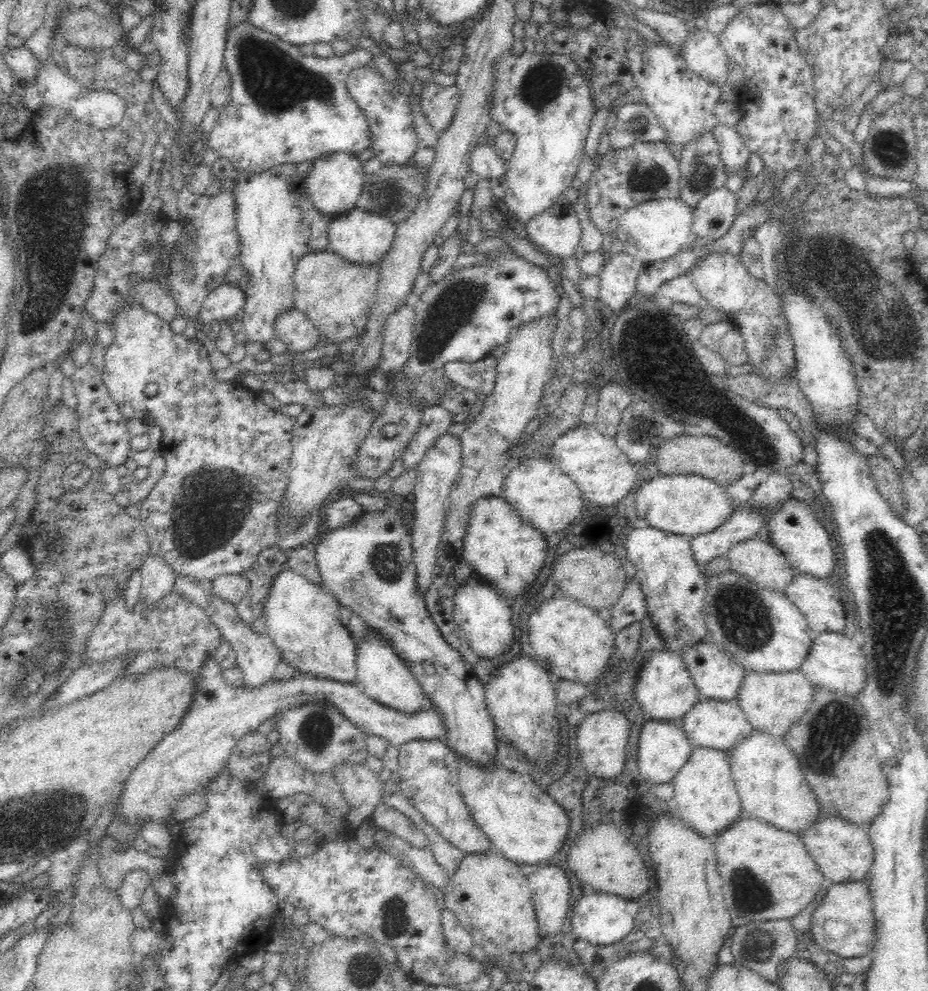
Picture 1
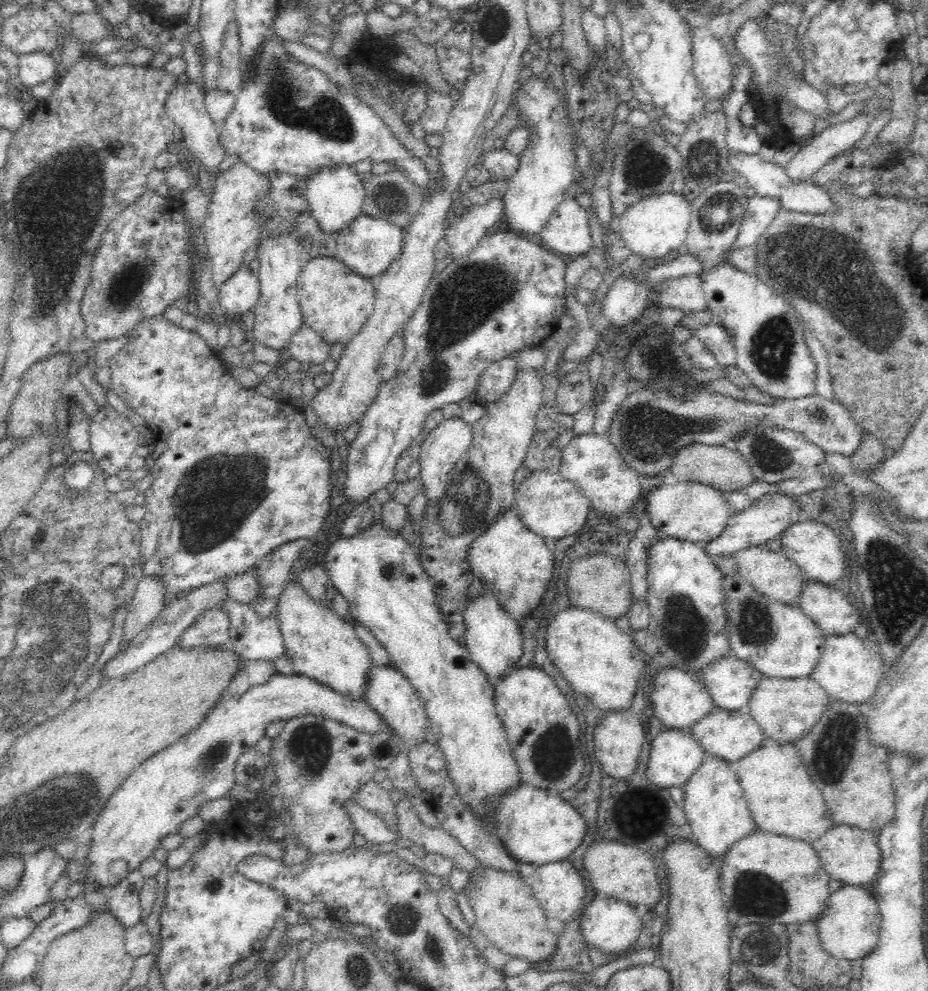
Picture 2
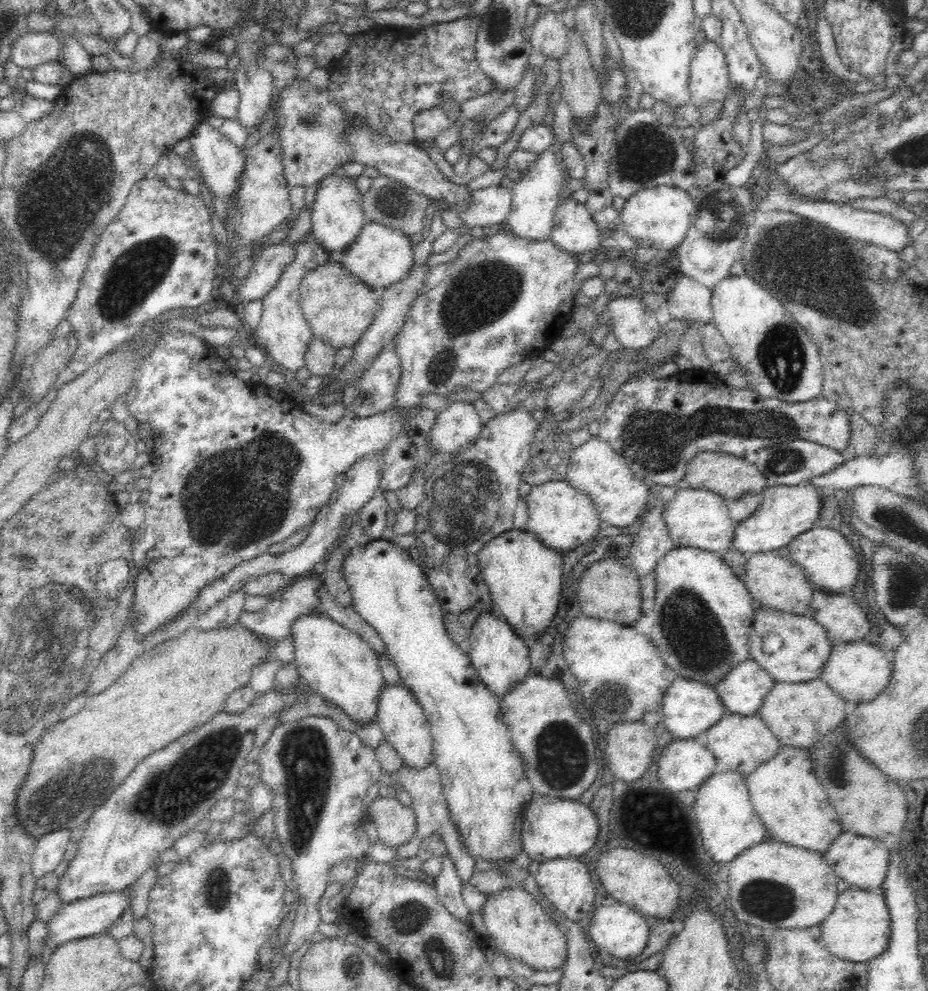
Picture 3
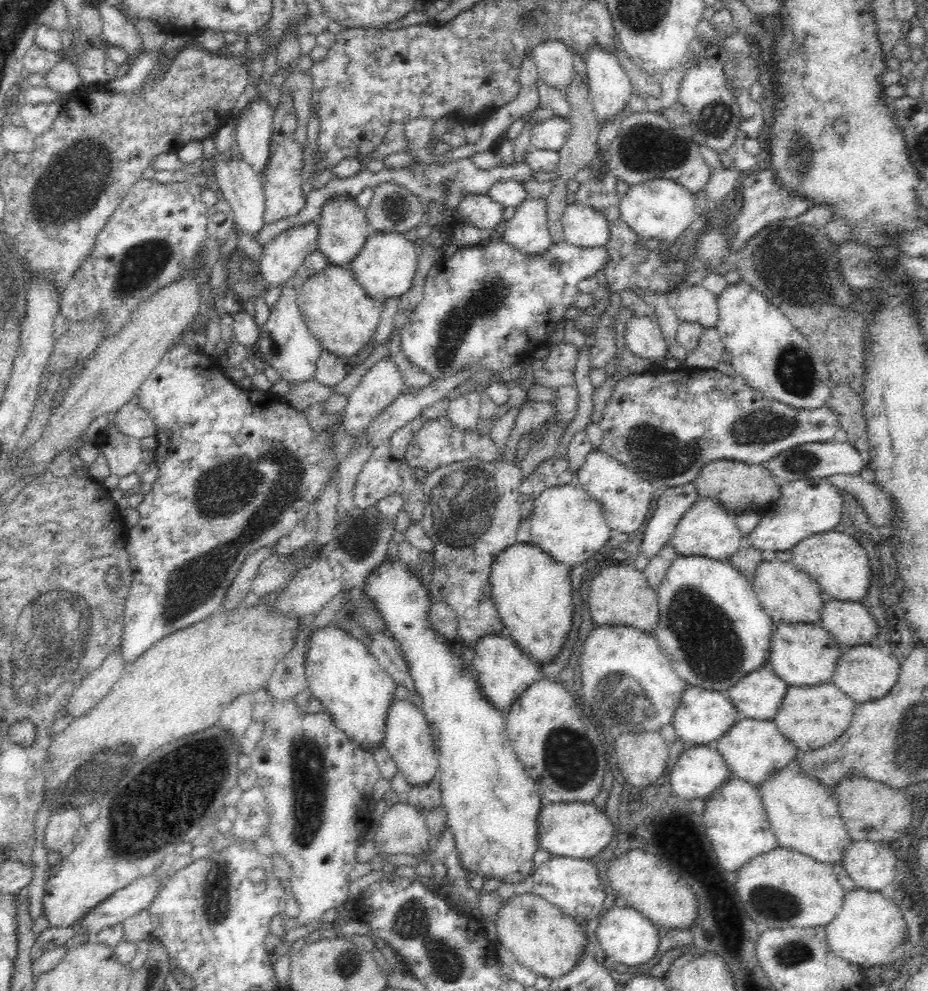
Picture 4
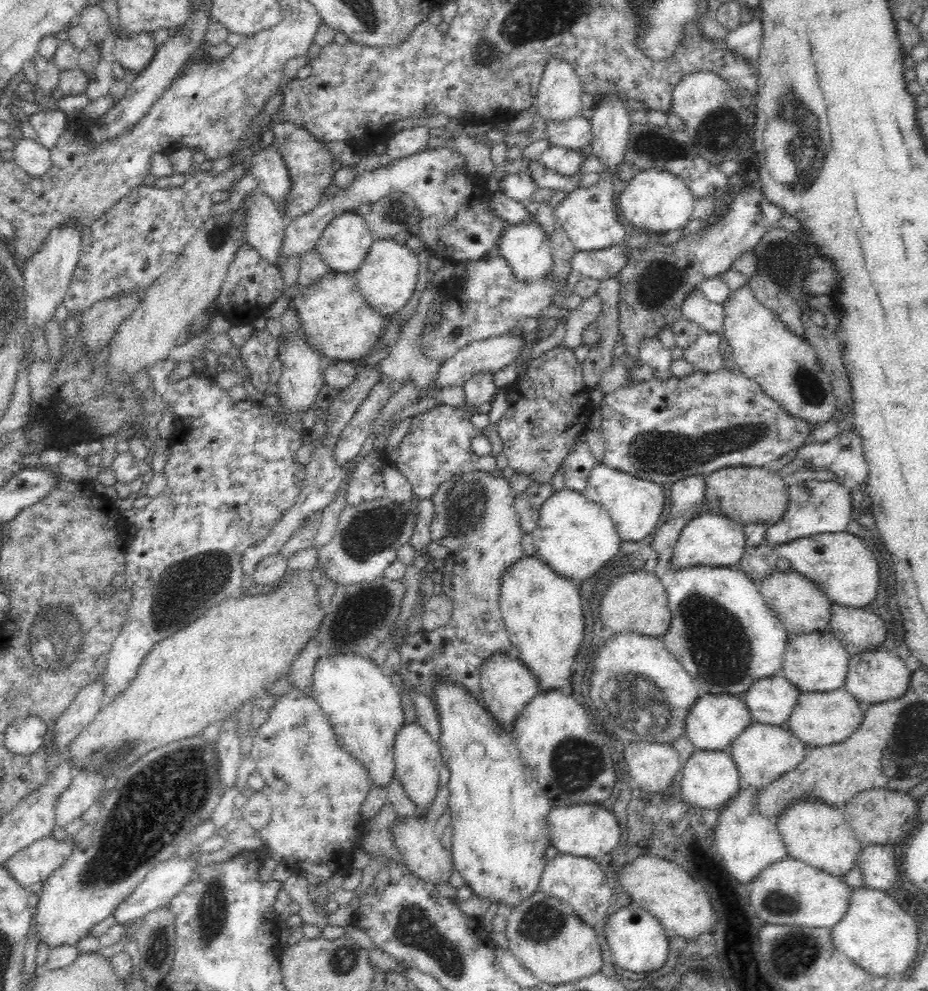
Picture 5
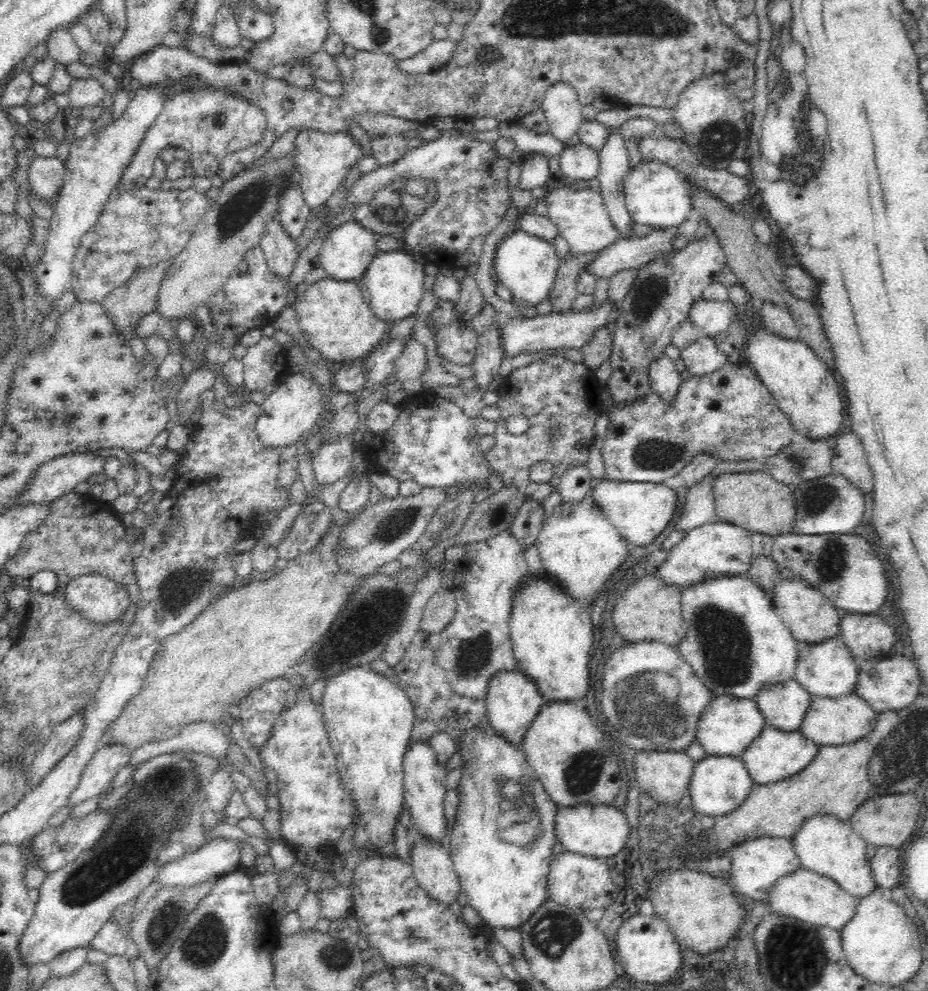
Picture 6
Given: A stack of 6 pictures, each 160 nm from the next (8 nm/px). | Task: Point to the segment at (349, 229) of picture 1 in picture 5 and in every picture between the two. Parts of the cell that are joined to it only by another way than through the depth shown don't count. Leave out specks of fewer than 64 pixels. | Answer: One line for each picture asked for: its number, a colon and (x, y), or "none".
2: (368, 245)
3: (380, 255)
4: (385, 266)
5: (387, 276)

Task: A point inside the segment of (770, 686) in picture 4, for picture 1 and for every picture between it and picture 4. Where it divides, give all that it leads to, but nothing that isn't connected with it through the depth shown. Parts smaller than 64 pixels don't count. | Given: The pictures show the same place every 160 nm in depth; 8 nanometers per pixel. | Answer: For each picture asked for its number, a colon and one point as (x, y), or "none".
1: (716, 675)
2: (729, 681)
3: (741, 690)

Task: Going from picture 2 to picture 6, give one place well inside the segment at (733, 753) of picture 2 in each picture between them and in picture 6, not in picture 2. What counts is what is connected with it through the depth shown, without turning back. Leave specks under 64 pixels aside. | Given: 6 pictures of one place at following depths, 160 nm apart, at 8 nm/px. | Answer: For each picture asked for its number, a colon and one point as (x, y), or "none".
3: (740, 743)
4: (753, 749)
5: (762, 752)
6: (774, 754)

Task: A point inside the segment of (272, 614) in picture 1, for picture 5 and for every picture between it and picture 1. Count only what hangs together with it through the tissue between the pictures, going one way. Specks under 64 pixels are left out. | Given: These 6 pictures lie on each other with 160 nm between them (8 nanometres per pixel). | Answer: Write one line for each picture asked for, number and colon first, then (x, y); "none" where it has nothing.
2: (321, 645)
3: (333, 661)
4: (341, 672)
5: (362, 704)

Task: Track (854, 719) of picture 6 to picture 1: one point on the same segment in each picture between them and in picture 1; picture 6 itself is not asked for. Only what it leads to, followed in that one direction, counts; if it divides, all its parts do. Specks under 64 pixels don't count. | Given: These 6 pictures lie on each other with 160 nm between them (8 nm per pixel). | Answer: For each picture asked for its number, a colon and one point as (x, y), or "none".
1: (772, 702)
2: (785, 708)
3: (798, 714)
4: (810, 717)
5: (817, 719)

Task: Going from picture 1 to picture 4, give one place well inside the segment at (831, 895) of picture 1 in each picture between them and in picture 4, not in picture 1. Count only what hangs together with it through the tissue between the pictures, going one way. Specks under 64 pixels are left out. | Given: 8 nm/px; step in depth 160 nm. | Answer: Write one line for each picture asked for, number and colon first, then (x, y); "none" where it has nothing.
2: (848, 928)
3: (858, 928)
4: (869, 931)

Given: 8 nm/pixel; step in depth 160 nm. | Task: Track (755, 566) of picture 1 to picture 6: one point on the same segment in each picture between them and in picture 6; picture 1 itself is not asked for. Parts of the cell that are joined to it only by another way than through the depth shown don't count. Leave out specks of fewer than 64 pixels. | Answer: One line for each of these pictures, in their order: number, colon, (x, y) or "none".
2: (772, 573)
3: (774, 581)
4: (787, 594)
5: (797, 602)
6: (810, 618)

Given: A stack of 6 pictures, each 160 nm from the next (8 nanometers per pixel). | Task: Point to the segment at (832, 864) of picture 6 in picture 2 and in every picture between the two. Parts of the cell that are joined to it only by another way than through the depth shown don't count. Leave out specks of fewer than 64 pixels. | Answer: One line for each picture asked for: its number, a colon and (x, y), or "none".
2: (782, 798)
3: (793, 807)
4: (805, 817)
5: (815, 832)

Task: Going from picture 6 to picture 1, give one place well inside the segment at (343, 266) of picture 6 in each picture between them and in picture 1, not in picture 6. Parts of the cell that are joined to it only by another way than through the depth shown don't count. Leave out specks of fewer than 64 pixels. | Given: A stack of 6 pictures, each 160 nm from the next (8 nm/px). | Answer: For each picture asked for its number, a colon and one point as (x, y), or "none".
1: (334, 182)
2: (335, 195)
3: (336, 216)
4: (341, 224)
5: (345, 242)

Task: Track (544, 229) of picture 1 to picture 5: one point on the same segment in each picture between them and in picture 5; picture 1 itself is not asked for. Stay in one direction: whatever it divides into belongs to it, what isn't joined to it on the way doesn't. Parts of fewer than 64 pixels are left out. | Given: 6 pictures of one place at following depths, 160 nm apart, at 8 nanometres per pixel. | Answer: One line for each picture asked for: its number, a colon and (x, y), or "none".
2: (567, 233)
3: (574, 230)
4: (582, 226)
5: (587, 214)

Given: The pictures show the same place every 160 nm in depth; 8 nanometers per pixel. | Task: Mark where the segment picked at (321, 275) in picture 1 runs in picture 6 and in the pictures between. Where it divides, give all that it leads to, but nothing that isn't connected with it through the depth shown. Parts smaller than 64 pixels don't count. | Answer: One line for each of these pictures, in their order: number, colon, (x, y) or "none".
2: (334, 301)
3: (338, 306)
4: (340, 315)
5: (337, 321)
6: (334, 318)

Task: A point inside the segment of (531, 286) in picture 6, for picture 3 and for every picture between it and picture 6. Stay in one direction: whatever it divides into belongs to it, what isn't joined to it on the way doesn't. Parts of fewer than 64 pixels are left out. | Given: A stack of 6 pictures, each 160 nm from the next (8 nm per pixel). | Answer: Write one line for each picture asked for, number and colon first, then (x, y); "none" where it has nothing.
3: (536, 193)
4: (527, 230)
5: (526, 246)

